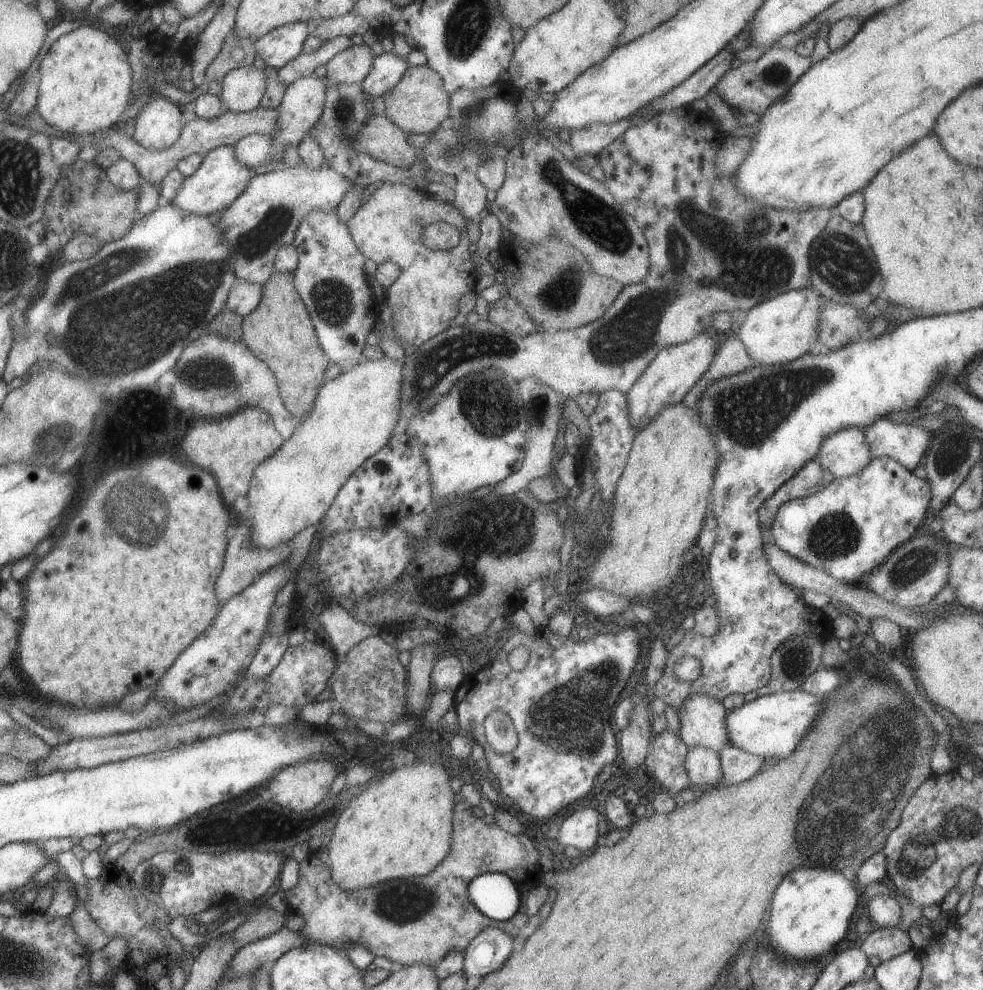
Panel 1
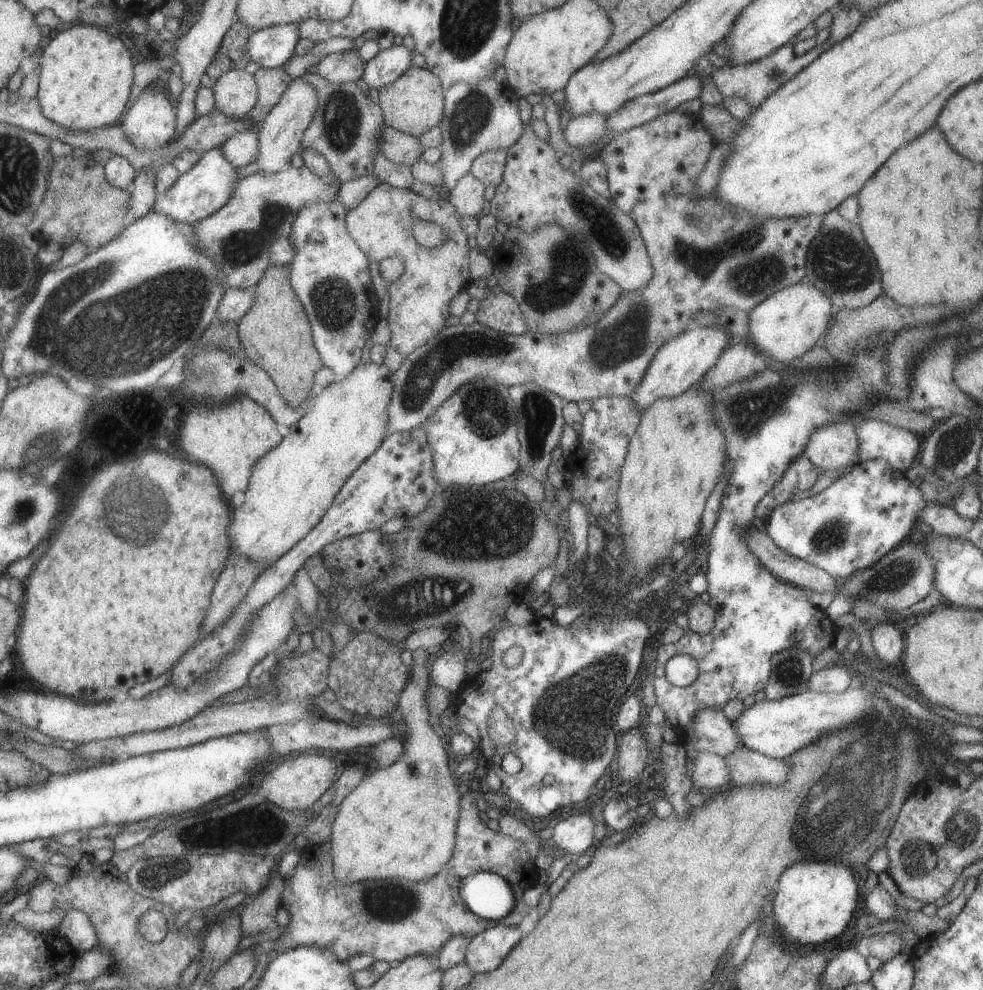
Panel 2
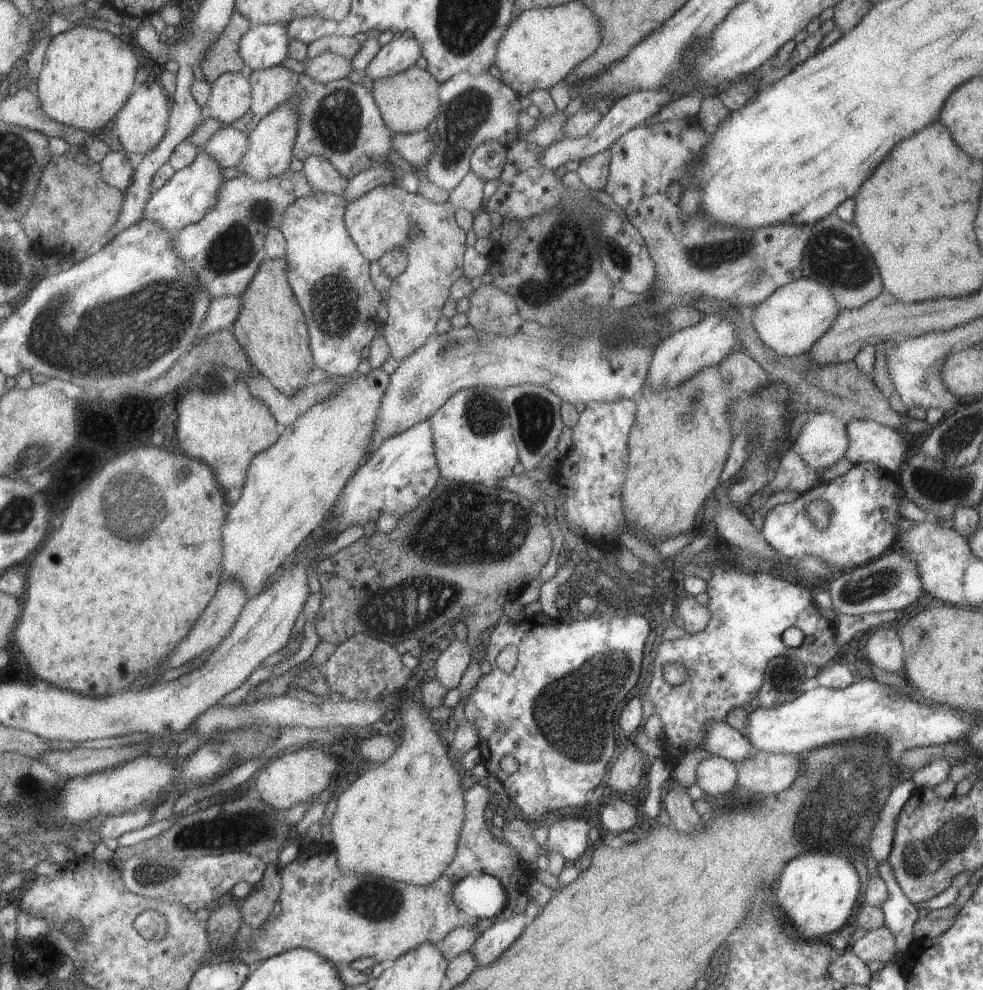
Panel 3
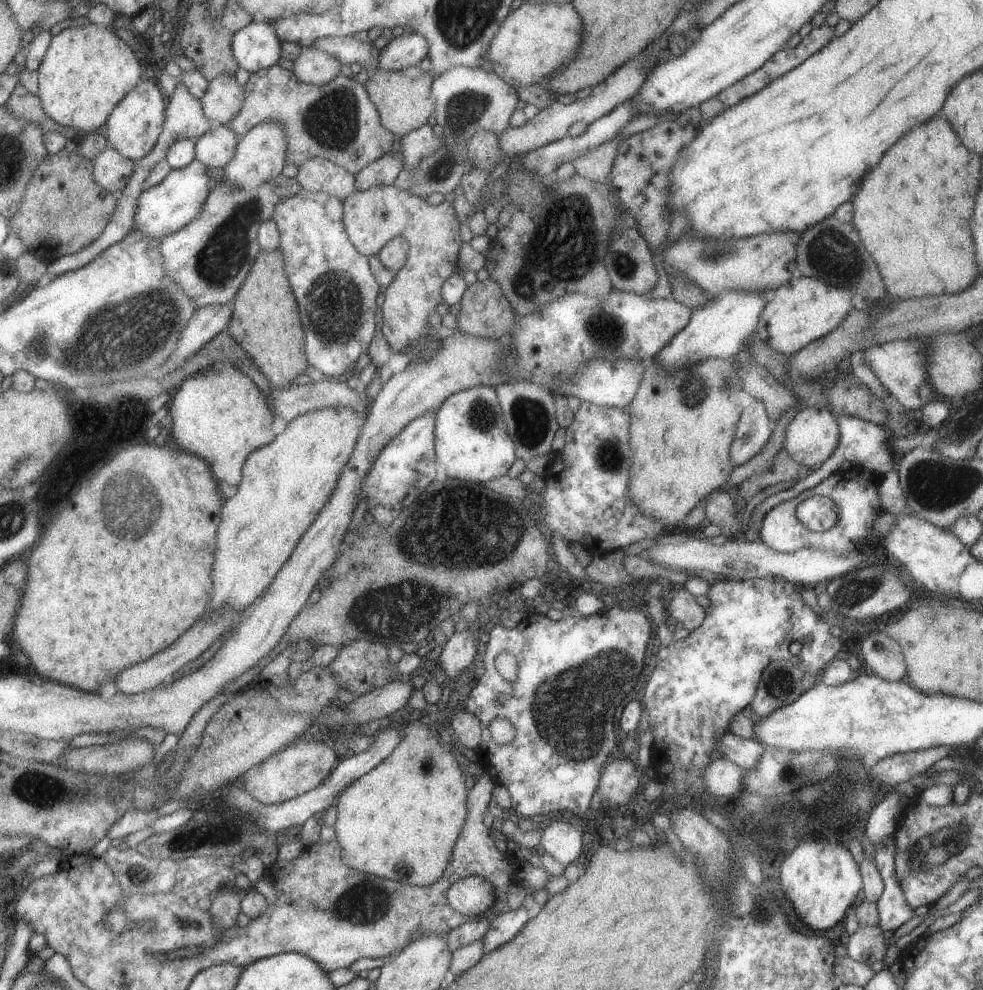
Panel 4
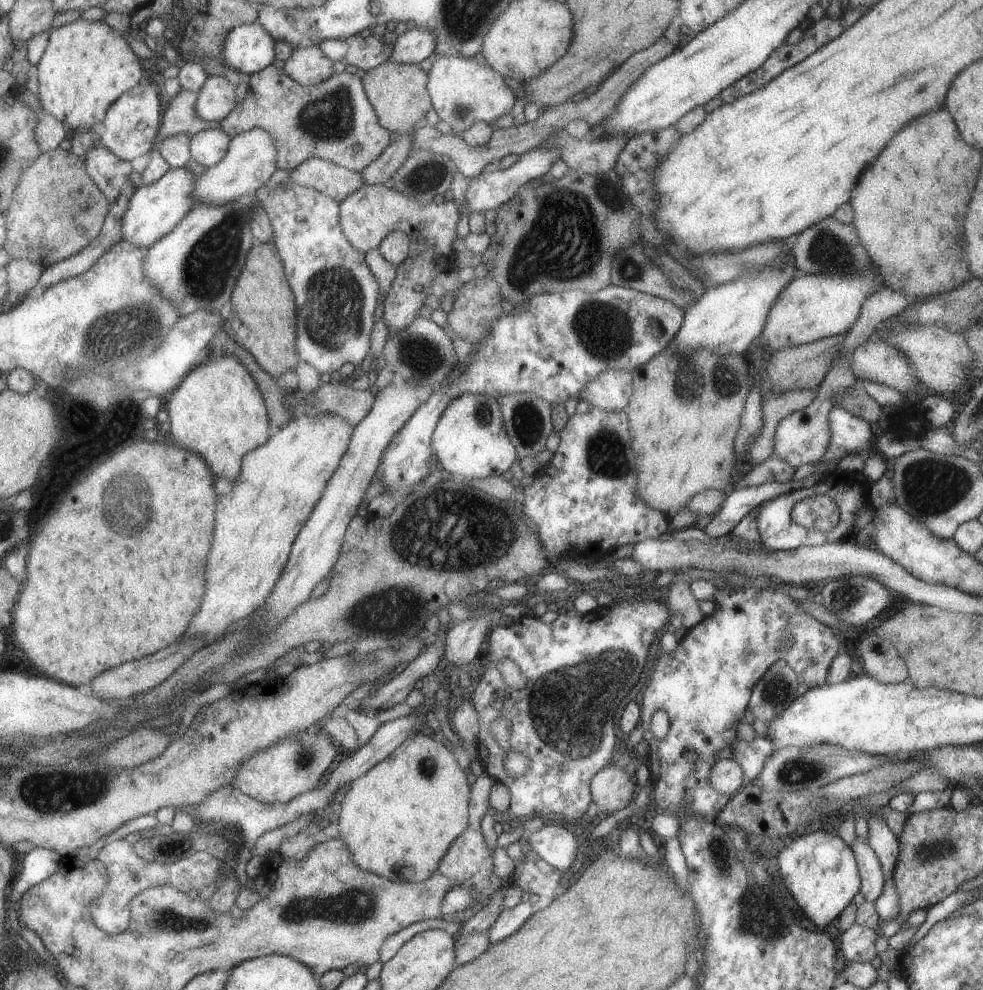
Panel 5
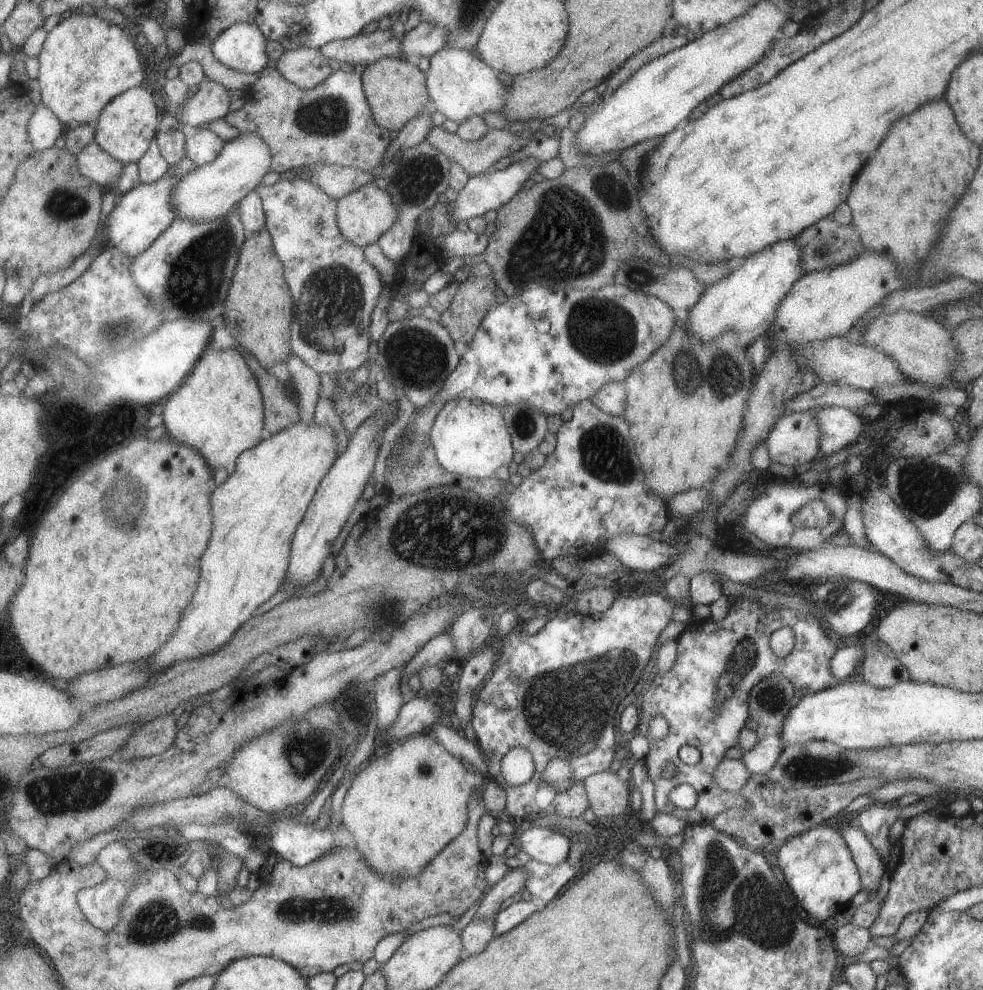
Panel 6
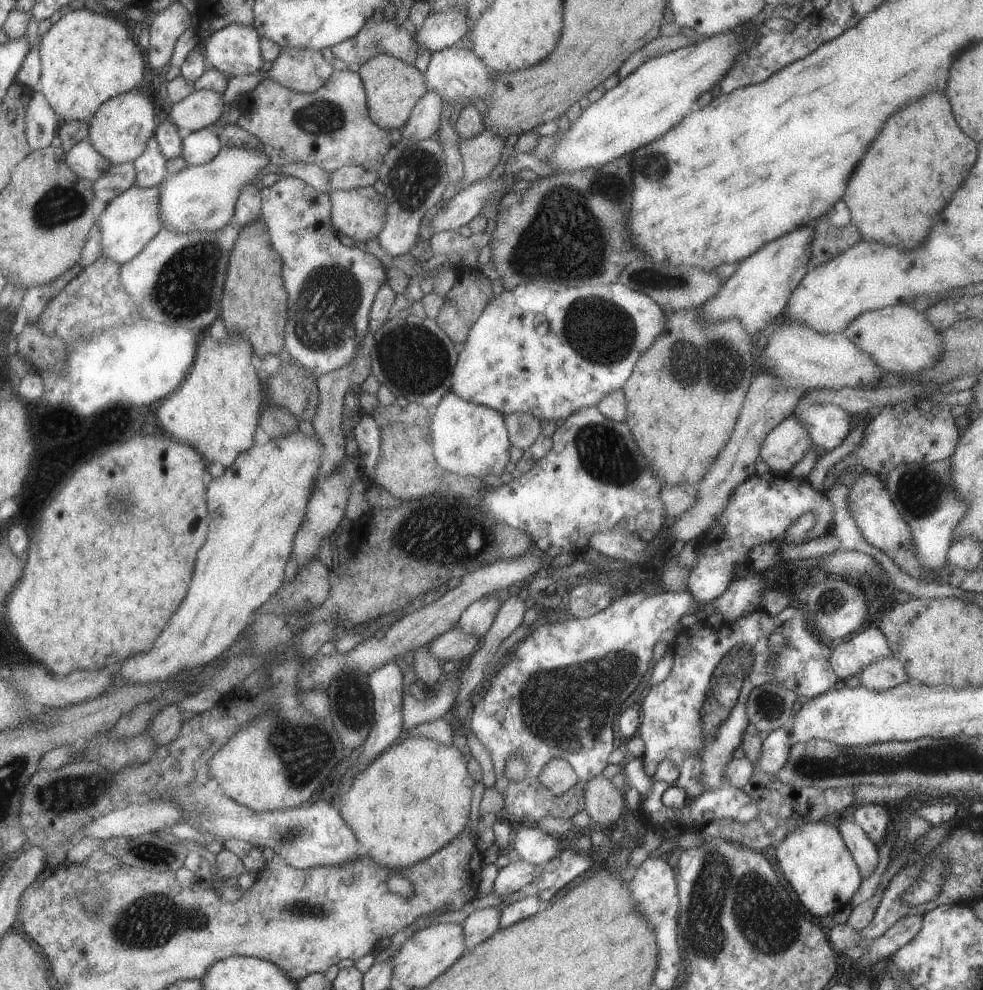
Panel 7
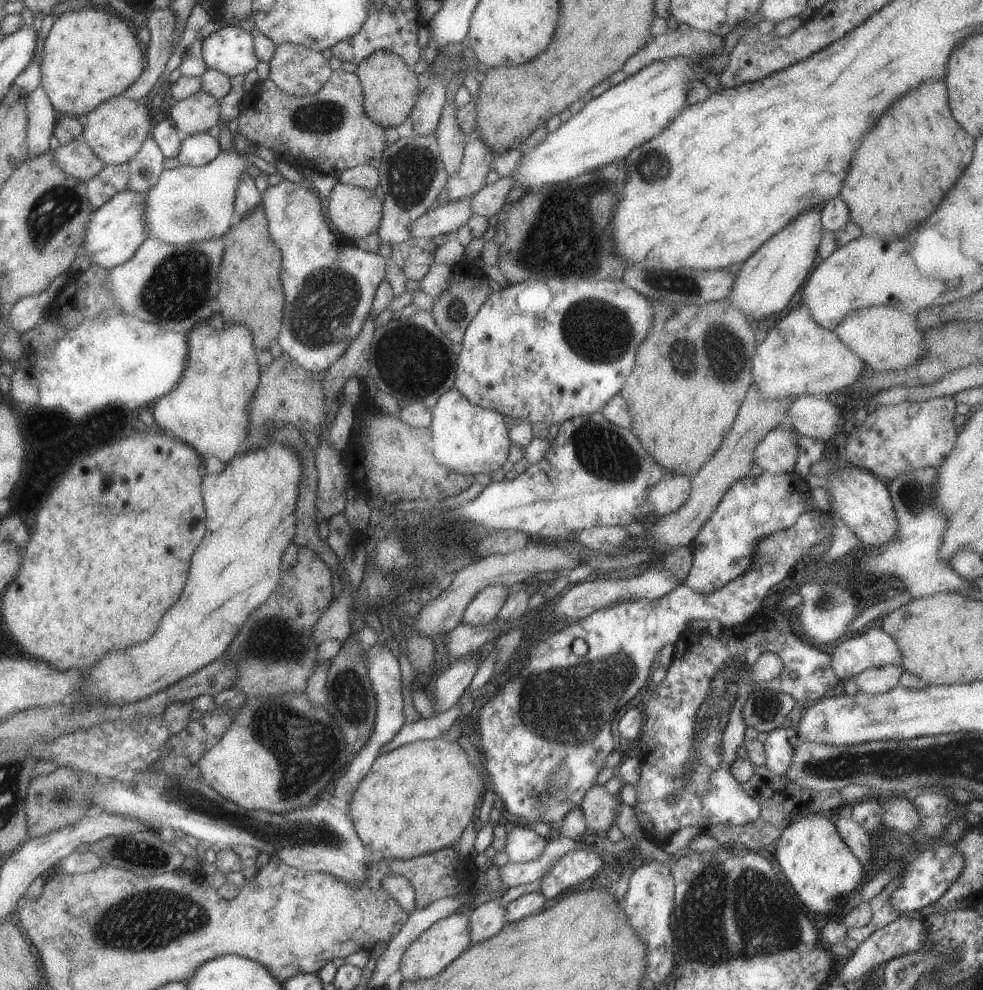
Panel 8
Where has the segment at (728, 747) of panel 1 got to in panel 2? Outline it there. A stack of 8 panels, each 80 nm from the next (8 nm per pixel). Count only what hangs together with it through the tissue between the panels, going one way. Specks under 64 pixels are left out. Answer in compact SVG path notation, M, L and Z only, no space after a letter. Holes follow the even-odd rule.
M737 747L724 756L730 785L781 784L787 774L787 765L781 759L771 759L757 751Z

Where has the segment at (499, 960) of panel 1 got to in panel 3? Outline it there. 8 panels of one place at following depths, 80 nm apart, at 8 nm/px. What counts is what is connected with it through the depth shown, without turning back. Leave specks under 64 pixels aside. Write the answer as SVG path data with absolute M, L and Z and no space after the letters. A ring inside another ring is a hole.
M519 913L505 920L496 918L489 928L481 931L475 942L471 944L471 948L467 950L477 962L477 966L491 964L501 956L503 950L511 946L517 940L517 936L523 932L523 921L529 914Z

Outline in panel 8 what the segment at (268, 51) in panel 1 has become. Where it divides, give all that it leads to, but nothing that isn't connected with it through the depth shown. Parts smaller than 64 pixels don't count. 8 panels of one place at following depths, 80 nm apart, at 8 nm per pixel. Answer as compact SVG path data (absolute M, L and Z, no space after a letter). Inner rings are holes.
M229 22L204 39L201 52L208 68L217 70L228 77L245 75L254 70L258 58L253 48L254 33Z

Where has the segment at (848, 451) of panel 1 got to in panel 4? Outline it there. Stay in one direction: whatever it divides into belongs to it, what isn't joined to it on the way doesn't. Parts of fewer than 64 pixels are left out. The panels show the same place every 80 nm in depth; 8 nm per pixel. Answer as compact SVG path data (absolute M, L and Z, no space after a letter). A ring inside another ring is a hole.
M824 405L819 407L805 407L794 415L785 427L785 439L781 449L786 456L791 458L801 466L810 470L819 468L828 456L838 448L839 431L836 418L831 414Z

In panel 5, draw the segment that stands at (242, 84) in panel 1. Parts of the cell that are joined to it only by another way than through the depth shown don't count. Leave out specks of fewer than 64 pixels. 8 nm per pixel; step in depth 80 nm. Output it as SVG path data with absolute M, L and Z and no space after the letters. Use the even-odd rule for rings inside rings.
M208 76L196 94L195 112L206 121L223 120L237 105L235 88L225 77Z

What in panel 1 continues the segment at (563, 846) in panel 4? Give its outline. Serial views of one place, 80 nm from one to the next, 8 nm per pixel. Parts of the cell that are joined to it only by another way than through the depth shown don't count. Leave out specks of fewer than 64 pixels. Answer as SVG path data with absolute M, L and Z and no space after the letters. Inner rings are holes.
M593 808L575 810L561 822L555 840L561 846L573 846L573 848L578 848L582 854L583 852L588 854L589 848L597 840L600 812L601 808L599 810L593 810Z

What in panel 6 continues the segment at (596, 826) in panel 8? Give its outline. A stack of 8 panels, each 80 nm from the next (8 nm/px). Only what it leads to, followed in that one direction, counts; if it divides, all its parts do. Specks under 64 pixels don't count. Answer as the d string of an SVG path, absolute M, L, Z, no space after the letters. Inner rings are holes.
M599 771L582 782L593 814L603 820L616 817L629 808L630 782L621 781L615 772Z

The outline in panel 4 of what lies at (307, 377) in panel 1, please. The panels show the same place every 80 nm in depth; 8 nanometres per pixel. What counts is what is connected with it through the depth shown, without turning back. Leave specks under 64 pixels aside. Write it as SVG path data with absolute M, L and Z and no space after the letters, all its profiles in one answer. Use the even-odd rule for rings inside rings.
M279 249L257 255L232 304L227 332L250 356L271 387L287 387L309 366L304 351L303 329L292 288L284 273L284 258Z

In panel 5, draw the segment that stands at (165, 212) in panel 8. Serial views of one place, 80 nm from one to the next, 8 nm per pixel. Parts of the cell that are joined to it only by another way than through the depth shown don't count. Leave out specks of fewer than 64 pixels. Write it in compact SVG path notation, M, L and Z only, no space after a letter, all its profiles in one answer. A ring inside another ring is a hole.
M252 128L230 137L223 160L208 167L207 172L196 177L194 192L192 193L194 204L224 205L229 200L235 200L238 196L253 194L278 169L276 156L274 140L262 128Z

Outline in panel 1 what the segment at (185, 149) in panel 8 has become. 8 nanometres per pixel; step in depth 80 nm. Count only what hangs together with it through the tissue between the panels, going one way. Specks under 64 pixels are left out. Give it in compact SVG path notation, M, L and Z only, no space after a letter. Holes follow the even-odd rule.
M251 133L232 145L236 159L245 166L253 168L267 164L272 158L274 148L272 138L264 134Z

